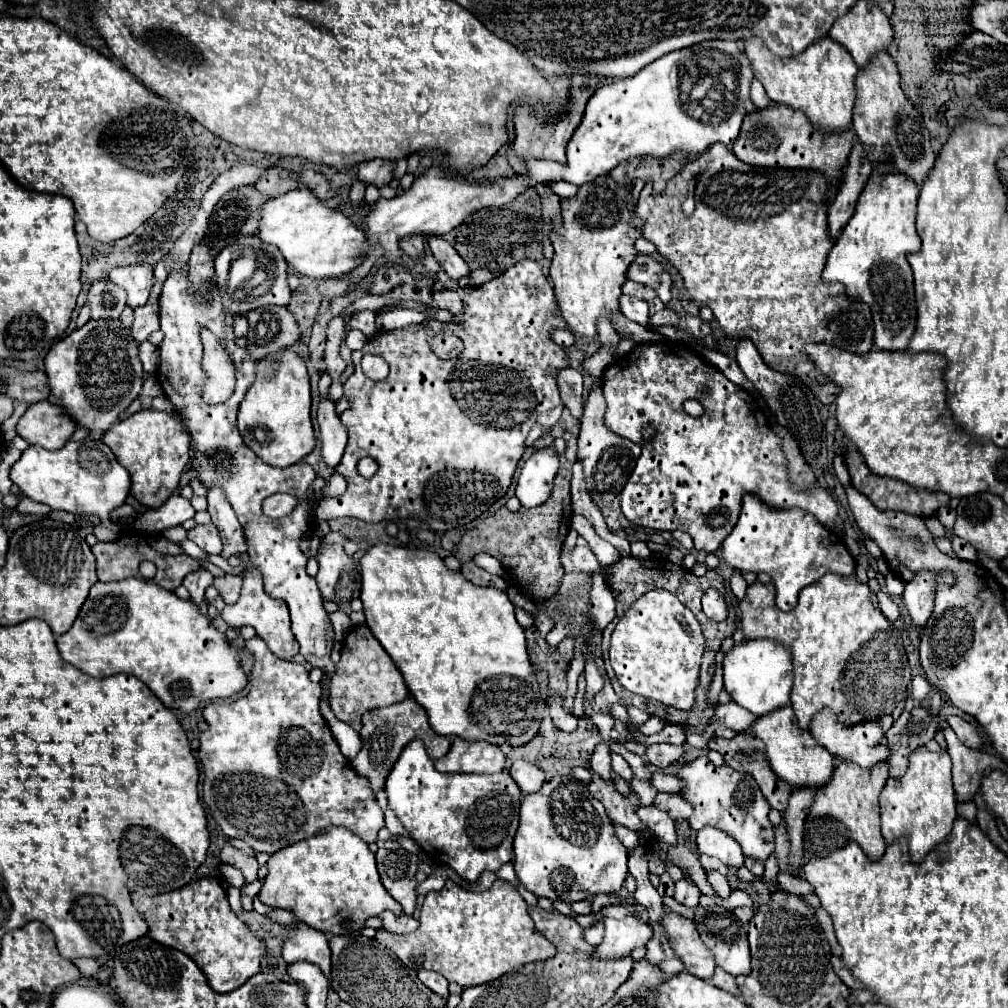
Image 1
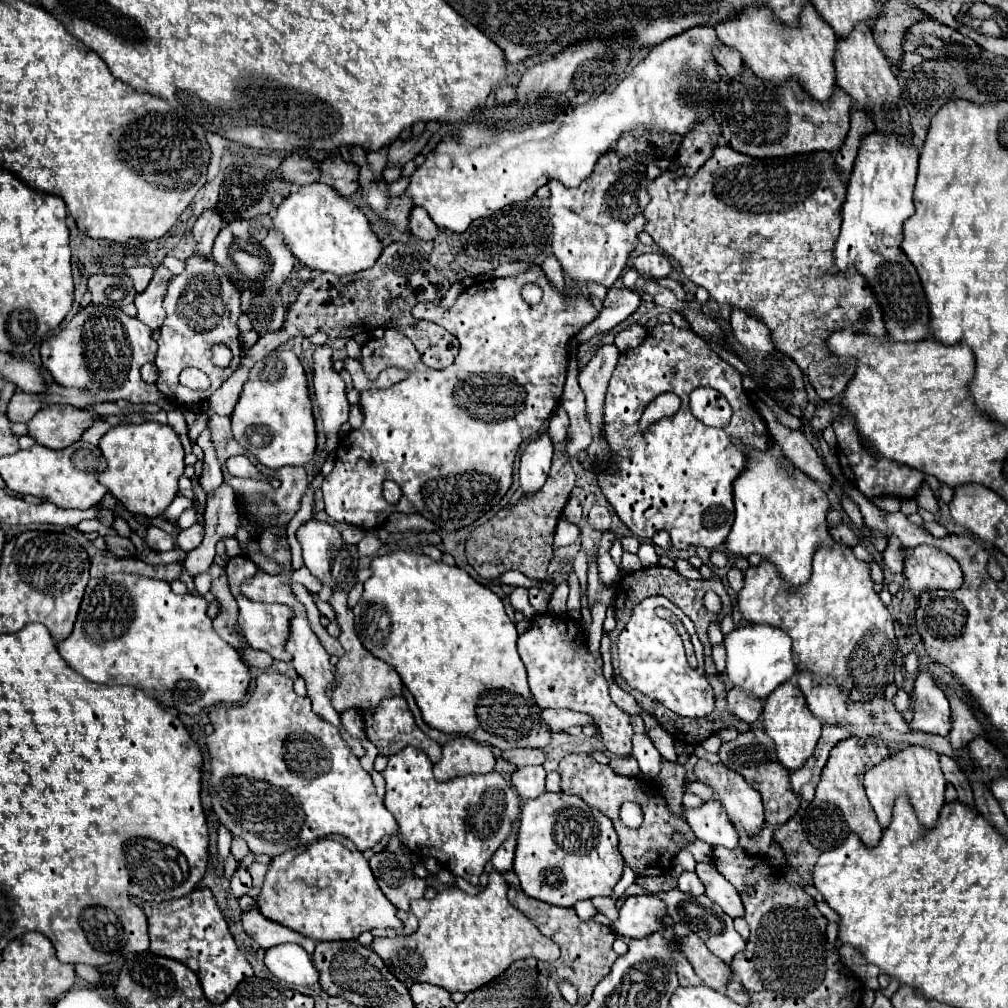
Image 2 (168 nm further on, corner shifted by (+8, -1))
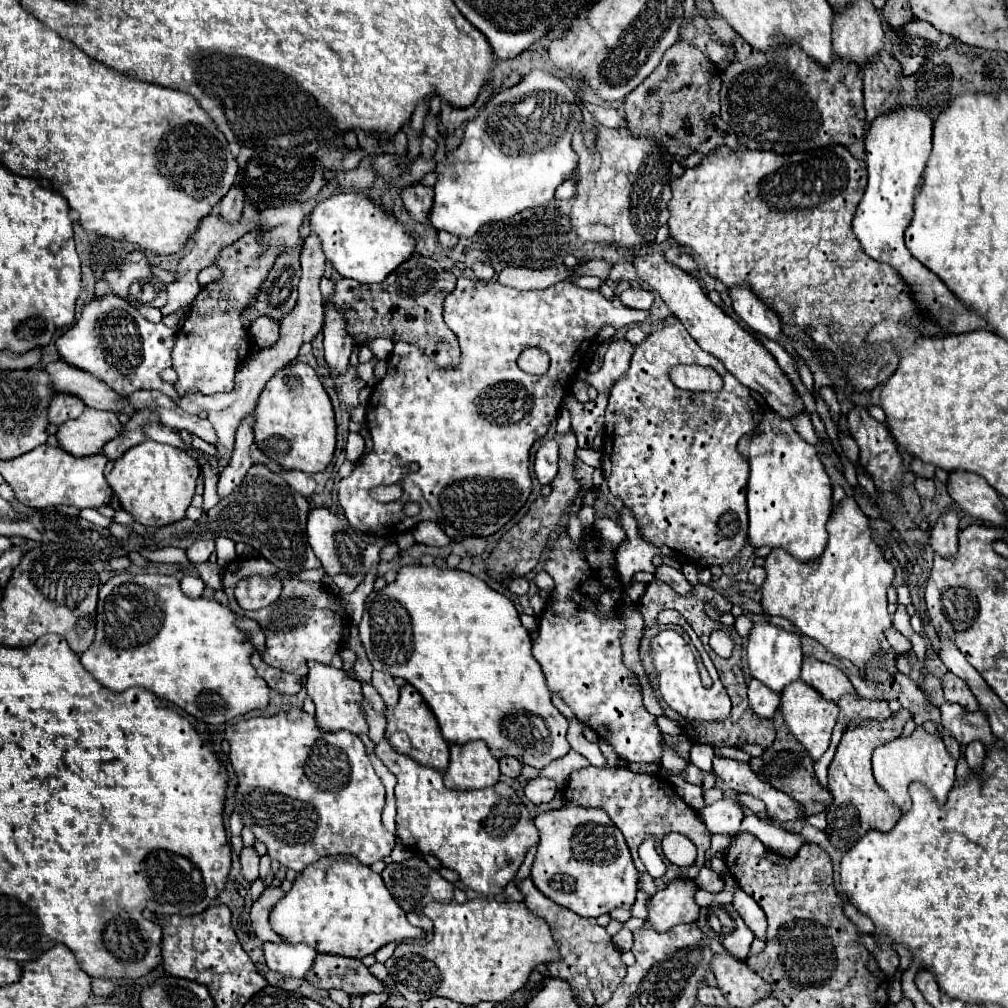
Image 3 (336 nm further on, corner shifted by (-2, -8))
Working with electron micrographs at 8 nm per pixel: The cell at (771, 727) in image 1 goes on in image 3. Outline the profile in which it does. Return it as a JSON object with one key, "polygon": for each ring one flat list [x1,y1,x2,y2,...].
{"polygon":[[797,679,791,685,787,685,787,689,783,689,781,711,783,711,783,717,785,717,785,723,787,723,789,731,797,737,797,741,811,753,811,757,815,761,821,759,821,755,827,751,827,747,831,743,829,739,831,739,833,727,837,723,839,705,835,701,827,701,815,689,811,689,805,681]]}

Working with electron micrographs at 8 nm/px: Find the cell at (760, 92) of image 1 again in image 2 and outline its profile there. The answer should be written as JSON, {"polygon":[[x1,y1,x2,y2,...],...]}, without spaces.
{"polygon":[[723,46,723,50,717,54,717,60,719,60,719,64,721,64,721,66,727,70,727,74,729,74,733,80,741,78,743,62,741,62,739,54,735,54,735,50,731,50,731,48]]}

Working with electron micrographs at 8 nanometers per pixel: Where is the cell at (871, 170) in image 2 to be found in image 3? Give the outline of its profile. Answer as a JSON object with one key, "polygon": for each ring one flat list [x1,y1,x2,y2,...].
{"polygon":[[899,105,895,111,883,113,871,123,865,135,869,183,853,217,853,231,869,257,879,263,889,263,901,273,901,277,911,287,919,307,941,325,943,335,975,329,989,331,991,327,987,321,977,311,961,303,951,293,951,289,933,271,921,265,905,247,903,233,913,219,913,195,921,185,925,163,931,153,931,131,931,117,927,117,927,113,921,109,915,109,915,105]]}

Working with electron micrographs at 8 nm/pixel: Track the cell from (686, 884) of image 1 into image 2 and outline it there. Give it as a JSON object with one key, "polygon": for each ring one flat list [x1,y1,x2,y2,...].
{"polygon":[[683,872,677,880,677,888,689,896,701,896,705,892,705,888,703,888,703,884,695,872]]}

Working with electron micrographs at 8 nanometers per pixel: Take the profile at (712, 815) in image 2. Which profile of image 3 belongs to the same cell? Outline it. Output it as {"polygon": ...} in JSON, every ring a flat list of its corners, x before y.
{"polygon":[[721,799,713,805,707,805,699,815,711,833,735,835,739,831,739,825,741,825,745,811,739,805,739,801]]}

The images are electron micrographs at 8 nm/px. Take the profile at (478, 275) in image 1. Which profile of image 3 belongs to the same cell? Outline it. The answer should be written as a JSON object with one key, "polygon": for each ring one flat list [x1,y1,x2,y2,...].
{"polygon":[[593,259,593,261,587,261,579,271,575,271,571,275,571,279,579,277,579,275,597,275,599,279,607,279,609,277,609,269,611,269,611,263,605,261,605,259]]}

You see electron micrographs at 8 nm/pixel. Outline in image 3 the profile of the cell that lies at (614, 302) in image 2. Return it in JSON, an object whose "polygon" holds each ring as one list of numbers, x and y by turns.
{"polygon":[[631,287,631,289,627,289,625,293,621,293,621,301,623,301,627,307,631,307,631,309,641,309,641,311,651,309,653,299,655,299,653,293,647,291,647,289,635,289,635,287]]}

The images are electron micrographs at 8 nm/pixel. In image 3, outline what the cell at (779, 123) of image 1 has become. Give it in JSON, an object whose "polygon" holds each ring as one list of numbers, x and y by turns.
{"polygon":[[735,35,733,45,737,49,735,61,723,71,721,81,721,117,733,127,739,143,749,149,765,149,775,153,791,153,801,147,823,147,831,143,851,145,865,135,865,107,863,107,863,81,859,79,859,67,849,61,839,61,833,55,831,65,823,67,815,59,807,57,799,45,779,45,769,53,751,49,747,41]]}

